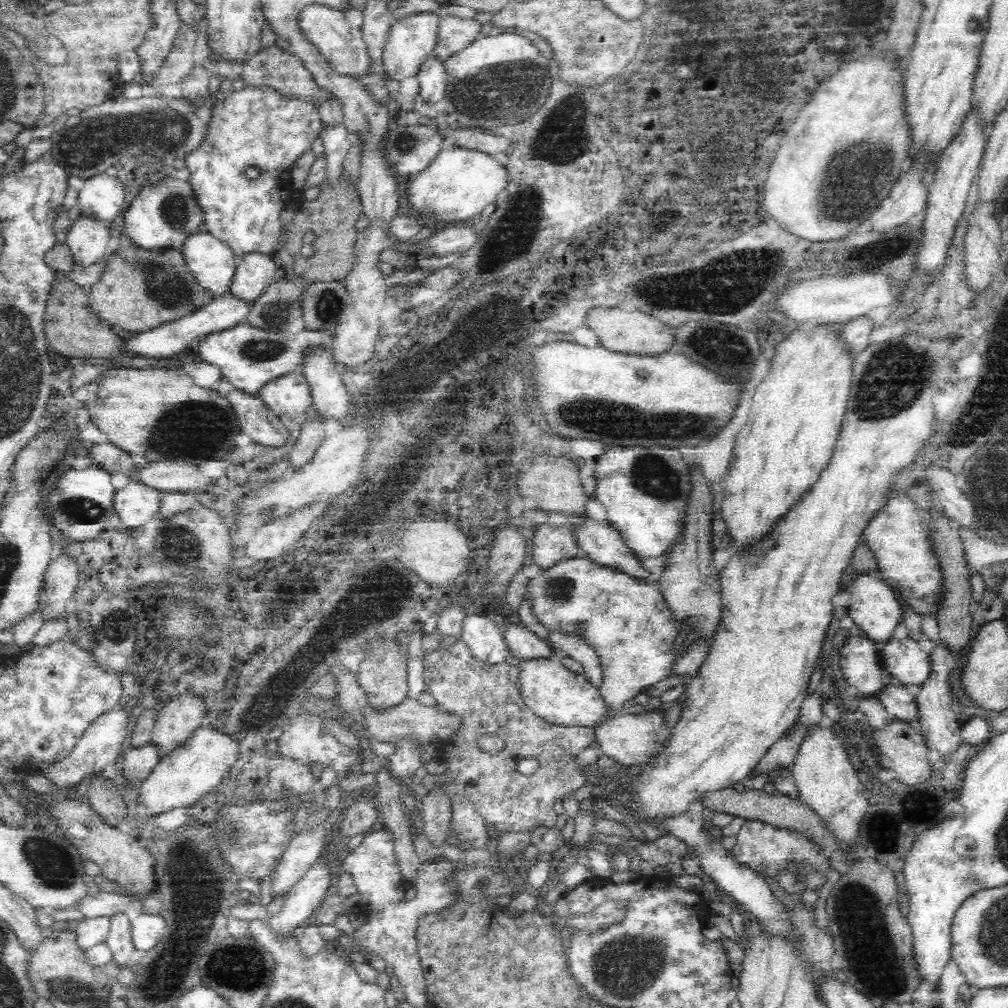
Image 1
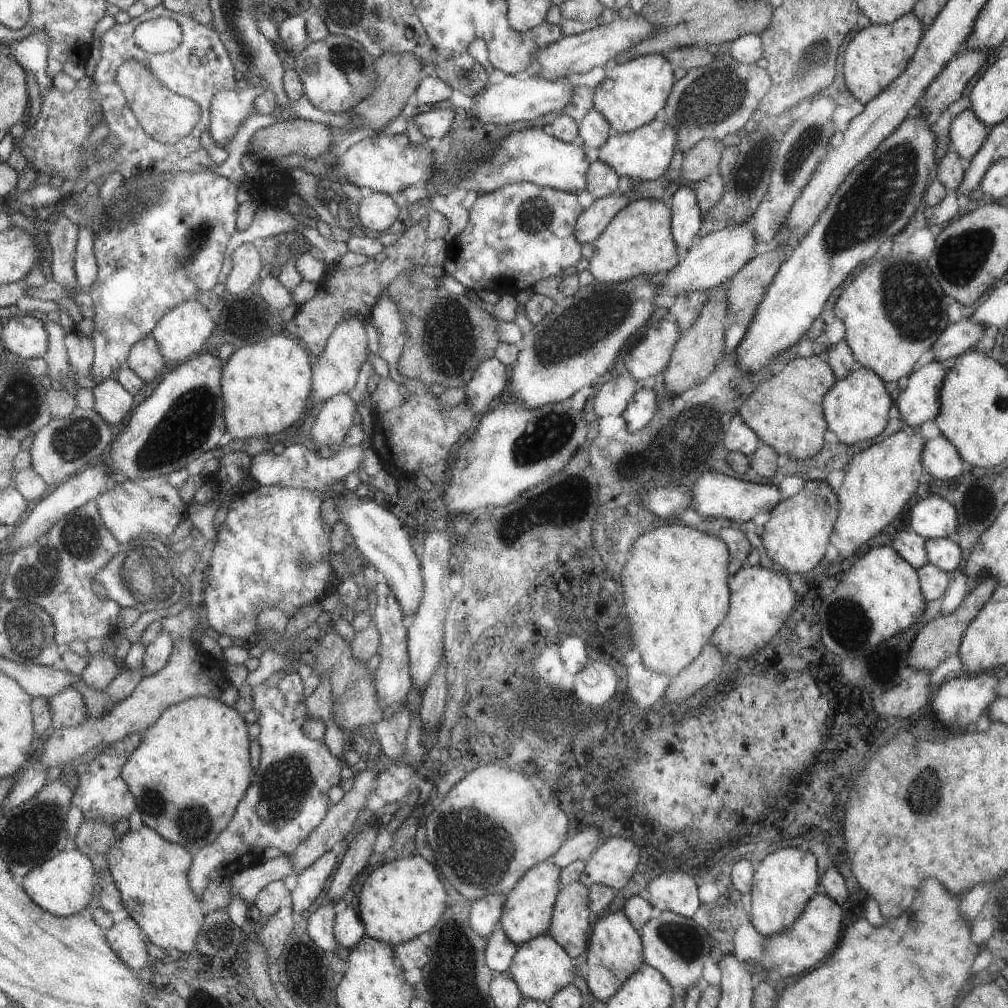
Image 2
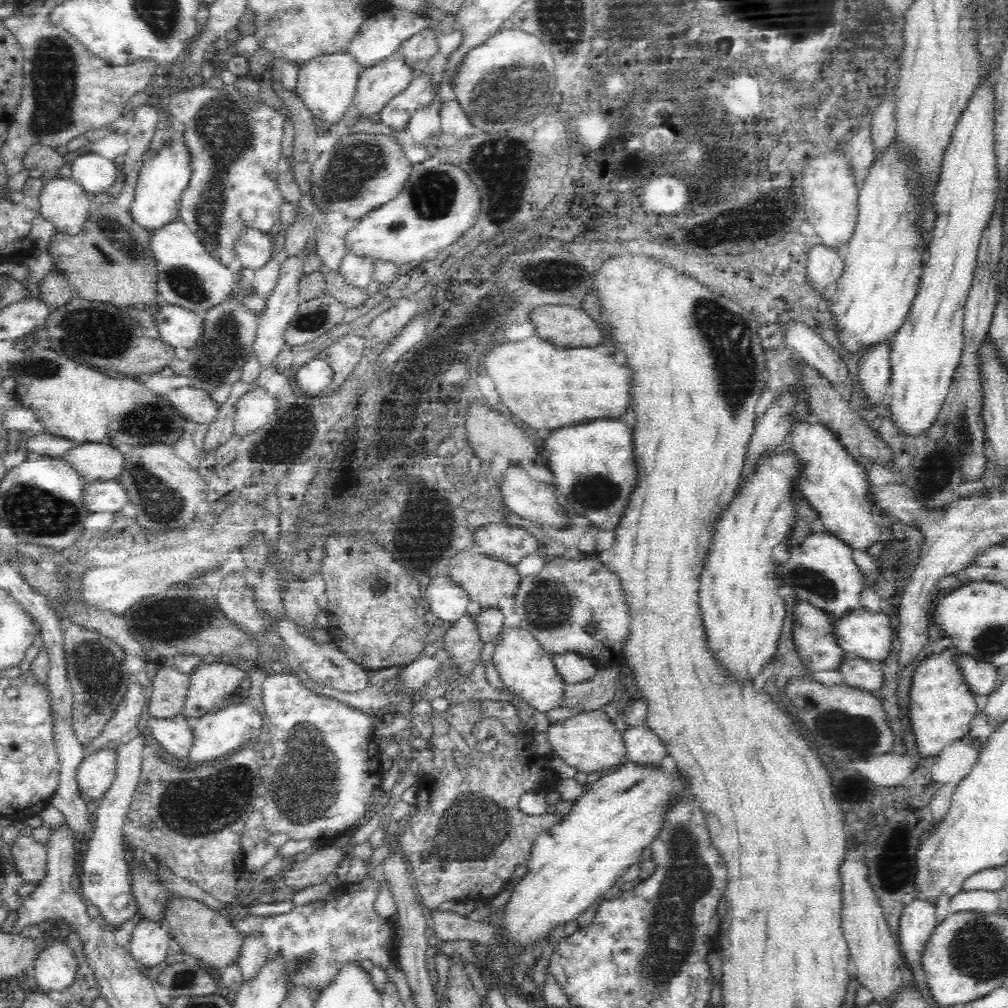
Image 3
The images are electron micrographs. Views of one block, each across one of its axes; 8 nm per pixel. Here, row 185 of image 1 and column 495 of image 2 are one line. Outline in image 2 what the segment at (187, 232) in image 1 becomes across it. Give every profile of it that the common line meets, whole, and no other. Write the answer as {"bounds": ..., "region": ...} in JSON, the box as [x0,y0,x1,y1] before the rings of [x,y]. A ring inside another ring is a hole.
{"bounds":[455,128,589,196],"region":[[[523,128],[503,138],[503,142],[495,146],[493,156],[481,164],[477,162],[477,170],[473,174],[467,172],[455,186],[465,188],[467,192],[487,194],[507,183],[528,182],[563,192],[573,192],[578,196],[584,191],[585,172],[589,163],[580,146],[547,136],[539,128]]]}

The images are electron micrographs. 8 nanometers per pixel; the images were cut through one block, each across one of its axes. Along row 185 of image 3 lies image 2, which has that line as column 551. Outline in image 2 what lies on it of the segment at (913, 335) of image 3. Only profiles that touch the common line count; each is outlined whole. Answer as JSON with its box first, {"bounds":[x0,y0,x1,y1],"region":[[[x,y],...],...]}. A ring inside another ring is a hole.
{"bounds":[507,933,574,1002],"region":[[[545,933],[520,944],[507,971],[523,998],[547,1002],[555,992],[573,980],[574,967],[570,959],[561,946]]]}

